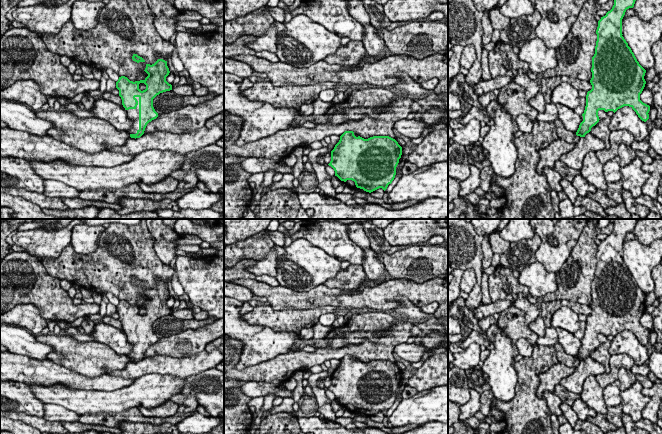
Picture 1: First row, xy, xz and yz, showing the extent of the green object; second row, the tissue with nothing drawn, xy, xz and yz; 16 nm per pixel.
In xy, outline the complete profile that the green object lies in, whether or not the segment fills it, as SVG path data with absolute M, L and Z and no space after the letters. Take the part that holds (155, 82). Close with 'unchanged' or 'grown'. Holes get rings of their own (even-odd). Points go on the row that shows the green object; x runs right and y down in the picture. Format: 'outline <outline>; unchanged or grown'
outline M158 59L152 65L146 64L144 71L148 74L144 80L133 82L121 76L116 82L122 105L132 120L128 133L135 139L140 138L147 124L158 117L153 99L160 93L172 90L172 85L166 81L170 73L167 61Z; grown

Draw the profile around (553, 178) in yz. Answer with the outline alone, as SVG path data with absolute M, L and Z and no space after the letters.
M546 166L543 168L542 173L546 175L546 180L551 190L557 193L562 191L562 186L560 185L562 176L557 171Z

